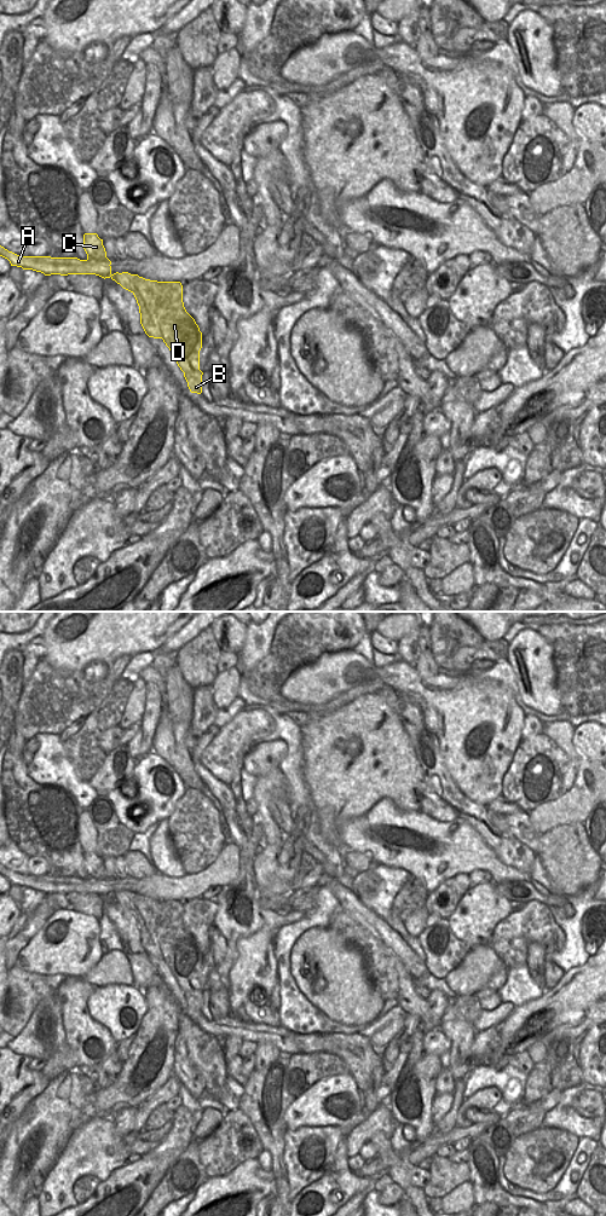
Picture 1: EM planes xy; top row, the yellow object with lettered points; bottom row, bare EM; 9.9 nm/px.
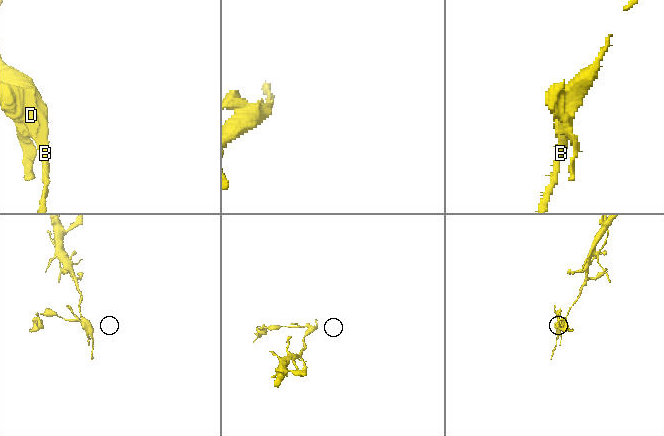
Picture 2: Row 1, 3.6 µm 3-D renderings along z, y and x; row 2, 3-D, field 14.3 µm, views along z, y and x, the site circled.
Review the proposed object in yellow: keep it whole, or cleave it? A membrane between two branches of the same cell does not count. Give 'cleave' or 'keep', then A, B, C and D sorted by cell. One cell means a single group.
cleave; groups A C / B D

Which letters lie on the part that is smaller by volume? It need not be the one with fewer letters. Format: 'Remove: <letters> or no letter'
Remove: A, C

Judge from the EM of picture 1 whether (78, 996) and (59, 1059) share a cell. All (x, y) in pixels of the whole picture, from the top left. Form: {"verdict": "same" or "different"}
{"verdict": "same"}

